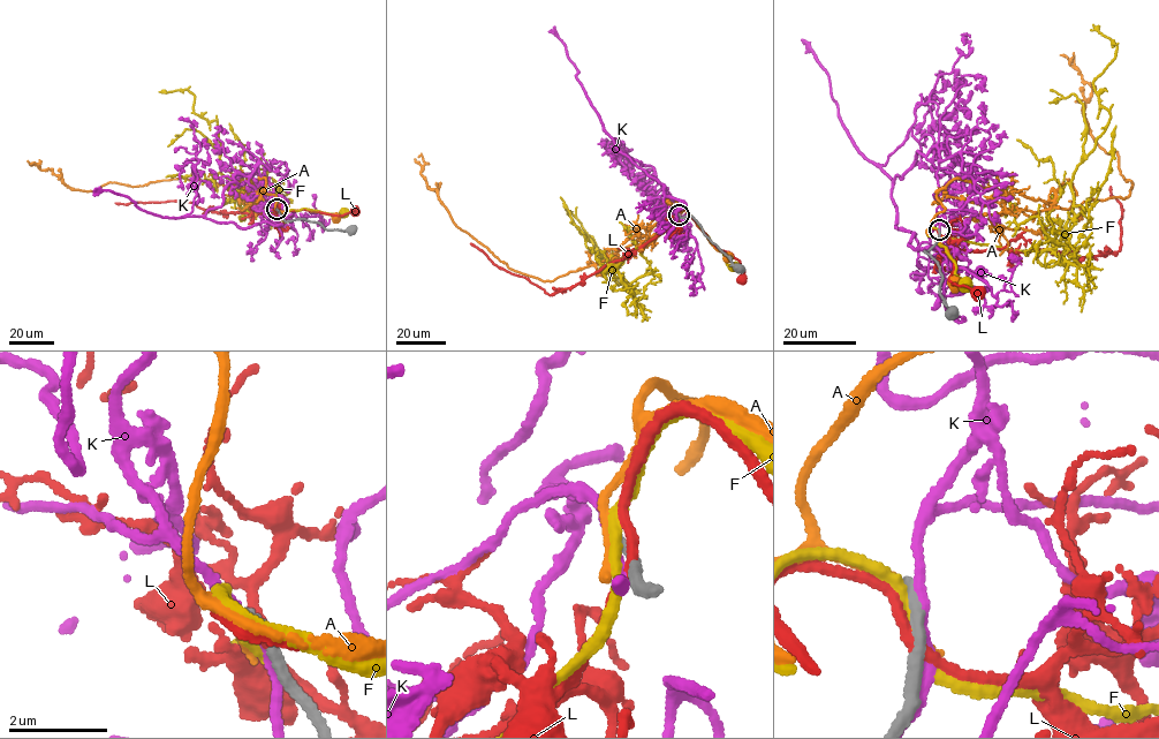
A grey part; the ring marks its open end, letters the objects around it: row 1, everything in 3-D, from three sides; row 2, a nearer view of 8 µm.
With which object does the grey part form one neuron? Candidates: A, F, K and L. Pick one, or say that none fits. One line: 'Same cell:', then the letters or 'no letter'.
Same cell: no letter

